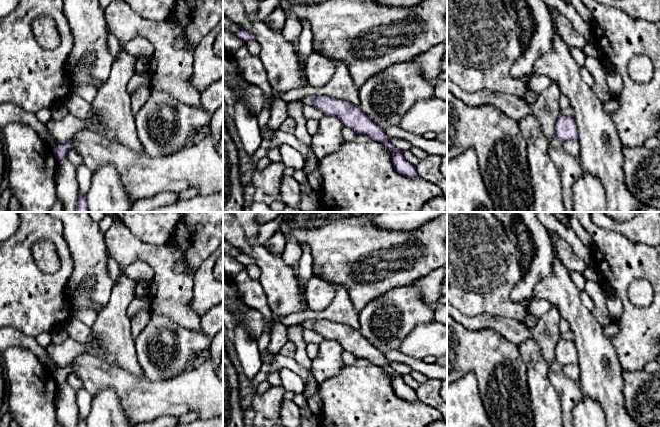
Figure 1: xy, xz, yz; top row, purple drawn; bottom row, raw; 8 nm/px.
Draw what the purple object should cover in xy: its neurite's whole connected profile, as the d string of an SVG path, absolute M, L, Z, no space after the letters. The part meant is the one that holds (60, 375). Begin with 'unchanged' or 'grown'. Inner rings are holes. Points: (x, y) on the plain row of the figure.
unchanged; M72 363L63 368L56 369L52 375L57 385L66 382L68 376L73 373Z

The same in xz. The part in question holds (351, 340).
grown; M306 320L301 326L319 333L325 340L337 341L343 350L352 353L357 359L366 359L383 367L392 377L392 388L397 397L409 402L418 401L416 390L405 383L403 375L391 368L389 361L359 330L328 320Z

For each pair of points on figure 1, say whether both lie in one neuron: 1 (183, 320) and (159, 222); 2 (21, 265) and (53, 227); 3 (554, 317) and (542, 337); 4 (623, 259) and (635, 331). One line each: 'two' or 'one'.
1: two
2: one
3: one
4: one

